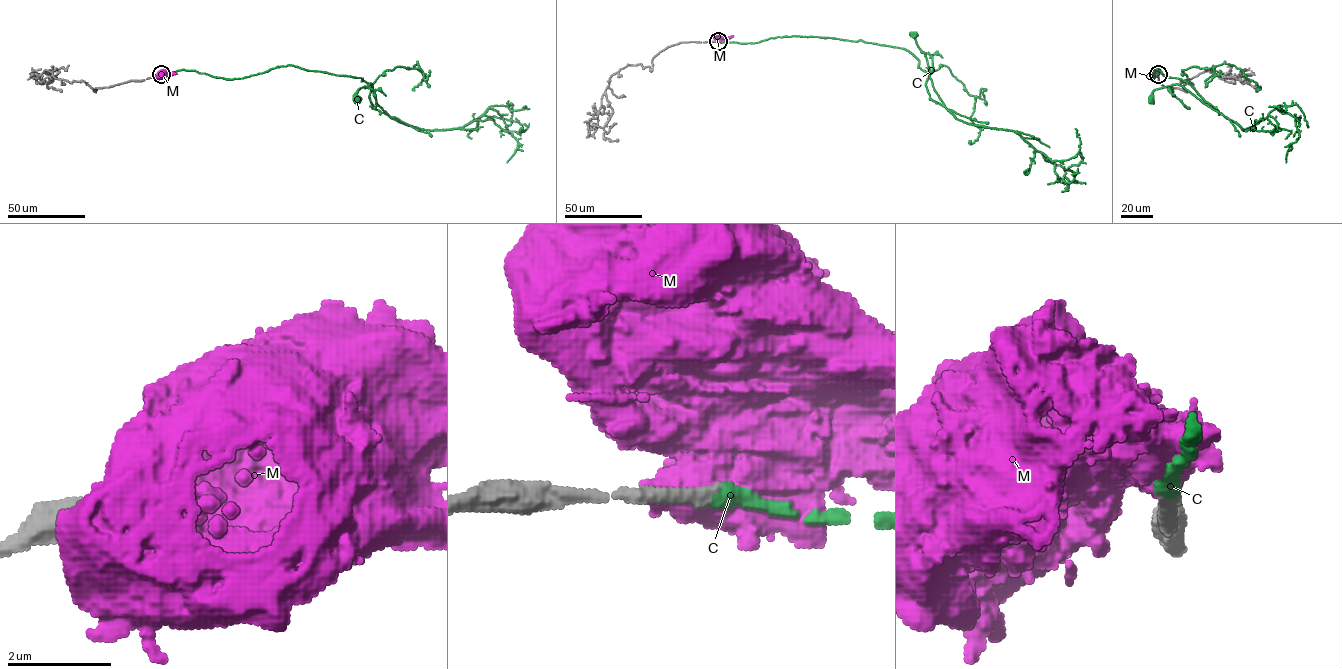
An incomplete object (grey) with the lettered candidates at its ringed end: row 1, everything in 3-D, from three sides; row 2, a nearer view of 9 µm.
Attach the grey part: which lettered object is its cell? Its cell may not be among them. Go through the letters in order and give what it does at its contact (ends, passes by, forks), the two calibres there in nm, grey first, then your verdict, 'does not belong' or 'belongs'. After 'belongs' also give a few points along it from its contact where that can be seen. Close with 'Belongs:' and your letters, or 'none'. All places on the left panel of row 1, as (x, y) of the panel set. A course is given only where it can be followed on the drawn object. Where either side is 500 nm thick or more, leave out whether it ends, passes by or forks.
C: it ends there; 280 nm thick on the grey side, 320 nm on the other; belongs; it runs (161, 74), (232, 79), (292, 65), (362, 78), (373, 107), (387, 114), (370, 84), (357, 99)
M: 300 nm thick on the grey side, 800 nm on the other; does not belong
Belongs: C

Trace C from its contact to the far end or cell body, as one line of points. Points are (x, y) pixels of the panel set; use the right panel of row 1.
C: (1158, 74), (1153, 79), (1156, 65), (1222, 114), (1176, 84), (1155, 89), (1151, 99)

